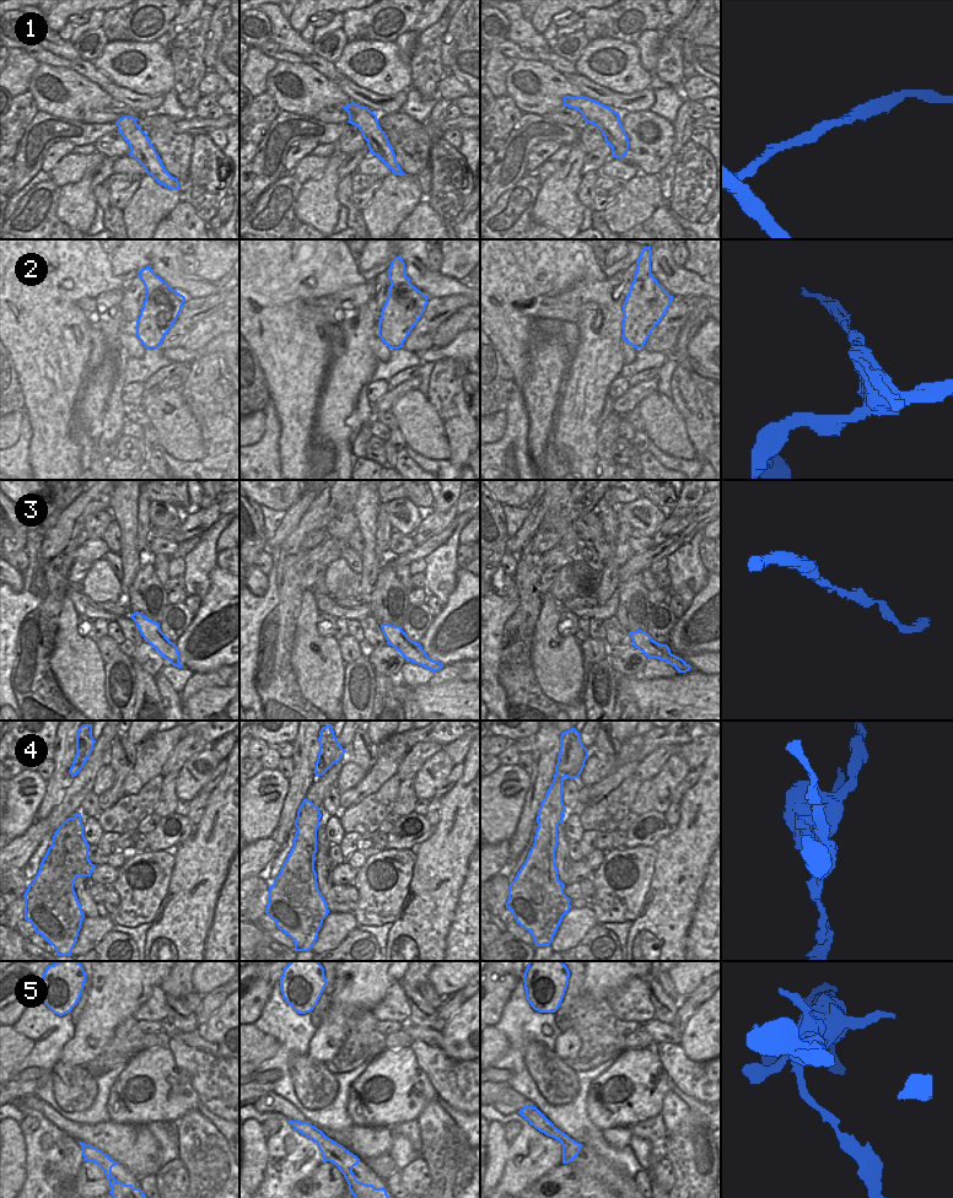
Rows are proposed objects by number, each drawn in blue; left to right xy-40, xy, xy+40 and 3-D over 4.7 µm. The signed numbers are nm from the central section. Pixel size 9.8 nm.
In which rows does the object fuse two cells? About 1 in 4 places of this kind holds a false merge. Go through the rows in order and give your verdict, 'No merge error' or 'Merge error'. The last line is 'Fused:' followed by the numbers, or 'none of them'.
1: No merge error
2: Merge error
3: No merge error
4: Merge error
5: Merge error
Fused: 2, 4, 5.

